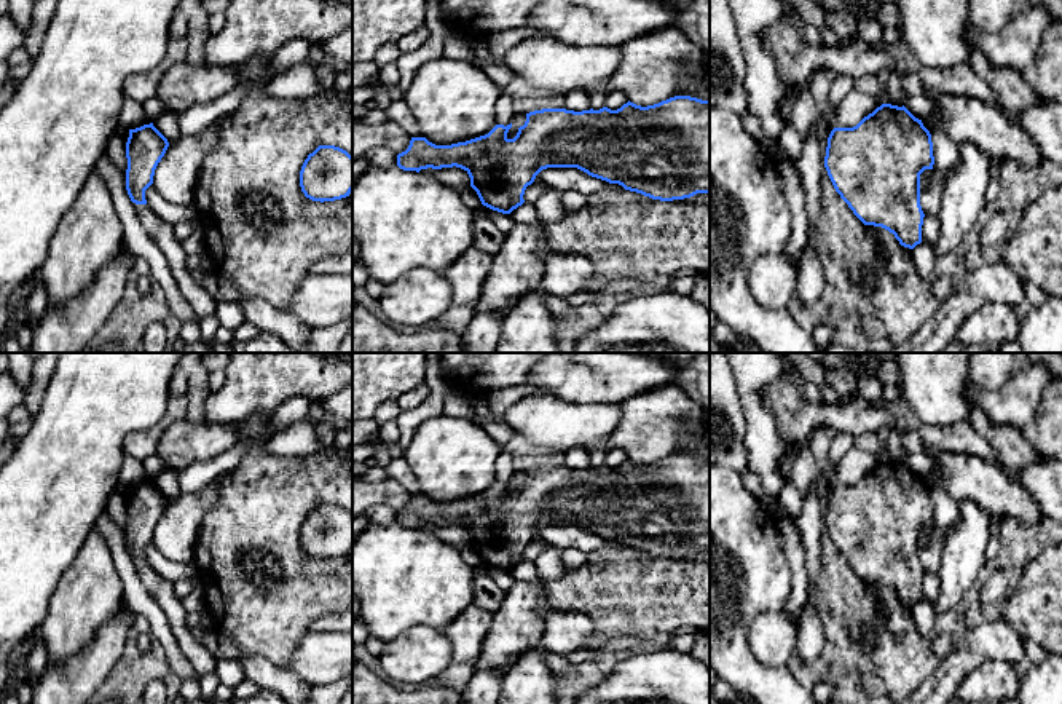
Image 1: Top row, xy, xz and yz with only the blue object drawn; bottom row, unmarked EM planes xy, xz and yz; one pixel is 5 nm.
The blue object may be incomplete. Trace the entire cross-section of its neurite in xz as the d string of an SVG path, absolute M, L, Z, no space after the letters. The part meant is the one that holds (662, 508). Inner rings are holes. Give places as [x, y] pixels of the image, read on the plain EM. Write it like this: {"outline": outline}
{"outline": "M675 453L647 465L628 458L617 468L542 466L526 471L526 479L513 496L507 495L510 485L512 481L496 482L485 493L451 503L411 495L408 506L397 512L397 524L416 530L427 525L461 525L469 532L482 562L502 572L510 572L525 560L526 544L547 525L577 525L592 535L660 559L710 551L710 458Z"}

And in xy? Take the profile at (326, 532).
{"outline": "M319 503L305 517L300 544L313 559L335 559L352 549L352 514L335 503Z"}

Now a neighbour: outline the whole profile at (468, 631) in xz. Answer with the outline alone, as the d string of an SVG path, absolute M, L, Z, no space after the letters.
M474 603L443 629L453 647L453 662L475 664L491 623L493 613Z

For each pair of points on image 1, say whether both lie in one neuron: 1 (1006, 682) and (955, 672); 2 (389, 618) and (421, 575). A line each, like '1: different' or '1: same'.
1: different
2: same

